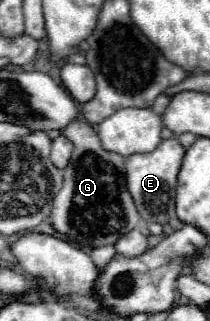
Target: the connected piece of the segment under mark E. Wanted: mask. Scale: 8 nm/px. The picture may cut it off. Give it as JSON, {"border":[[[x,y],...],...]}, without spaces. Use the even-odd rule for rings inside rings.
{"border":[[[178,137],[164,139],[154,151],[130,155],[126,159],[126,181],[128,191],[142,215],[144,221],[150,223],[168,223],[170,217],[174,217],[174,193],[176,193],[176,177],[182,165],[186,149],[180,145]]]}

